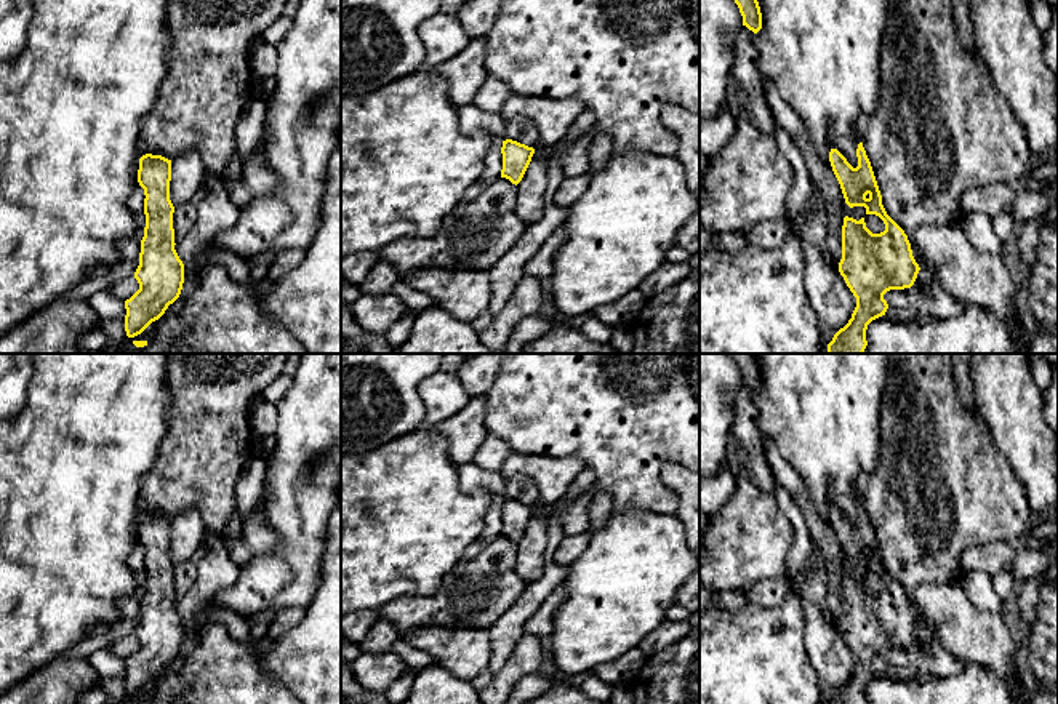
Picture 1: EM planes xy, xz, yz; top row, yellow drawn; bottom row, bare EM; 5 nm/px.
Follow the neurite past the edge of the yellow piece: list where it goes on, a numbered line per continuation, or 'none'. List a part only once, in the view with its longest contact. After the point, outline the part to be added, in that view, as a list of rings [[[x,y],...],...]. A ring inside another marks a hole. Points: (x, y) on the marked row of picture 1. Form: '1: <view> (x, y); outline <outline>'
none

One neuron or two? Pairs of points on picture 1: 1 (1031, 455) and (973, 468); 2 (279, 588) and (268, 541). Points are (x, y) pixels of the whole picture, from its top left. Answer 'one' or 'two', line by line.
1: two
2: two

